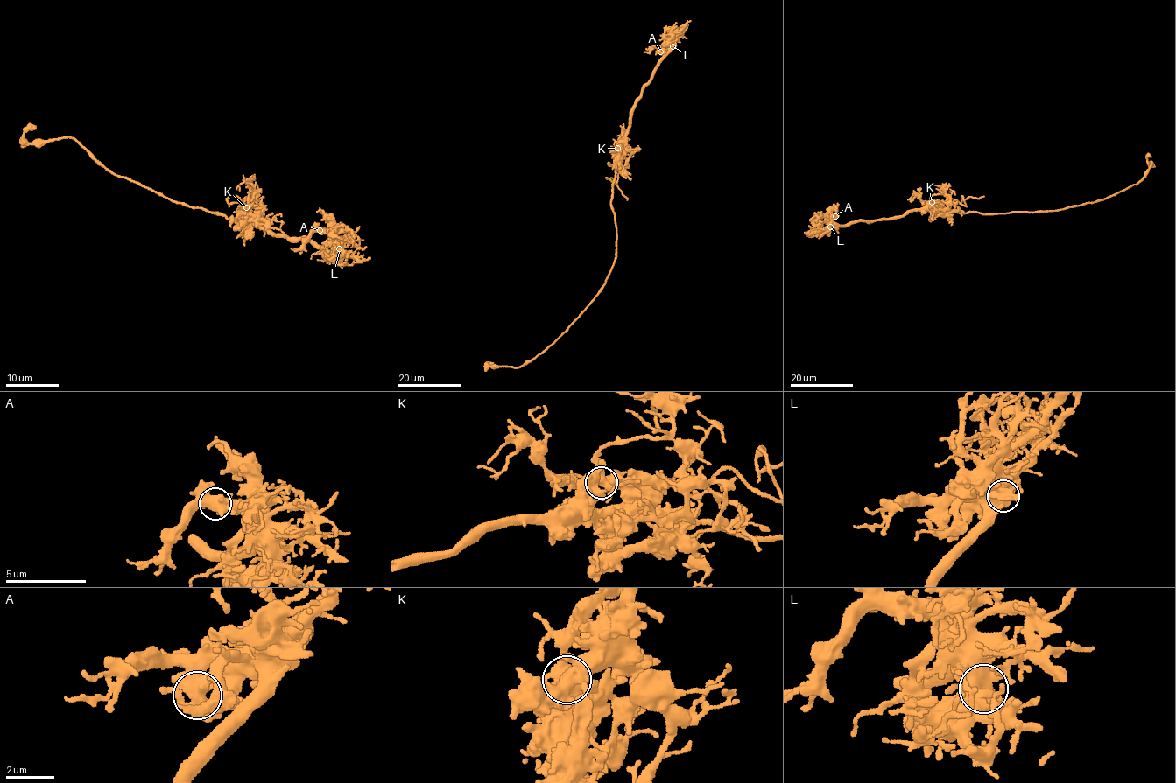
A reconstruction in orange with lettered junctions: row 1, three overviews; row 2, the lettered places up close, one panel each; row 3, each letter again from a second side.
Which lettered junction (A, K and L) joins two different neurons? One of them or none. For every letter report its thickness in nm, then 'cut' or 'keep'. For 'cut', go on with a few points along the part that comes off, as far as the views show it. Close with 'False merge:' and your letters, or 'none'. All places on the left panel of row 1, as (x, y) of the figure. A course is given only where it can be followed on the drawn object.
A: calibre 480 nm; keep
K: calibre 500 nm; cut; course (245, 207), (248, 192), (252, 206), (248, 204), (247, 212), (242, 214), (237, 210), (244, 197), (263, 197)
L: calibre 500 nm; keep
False merge: K

